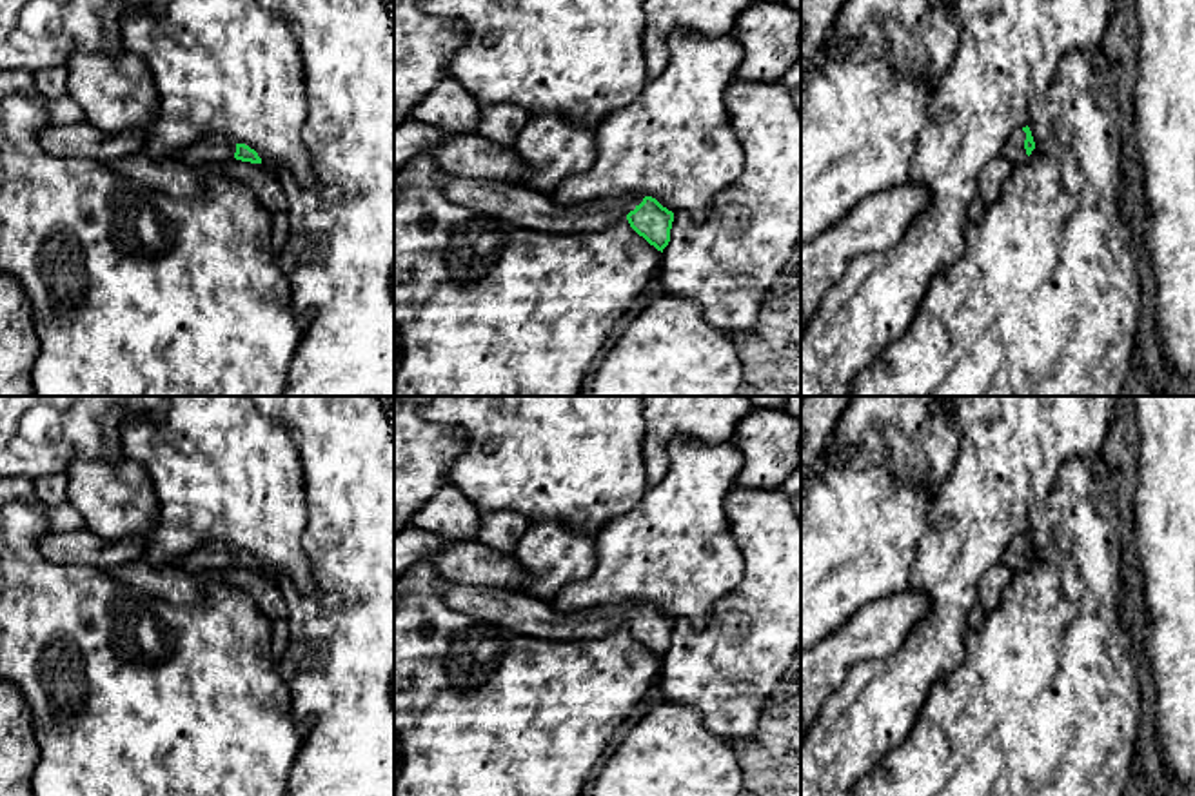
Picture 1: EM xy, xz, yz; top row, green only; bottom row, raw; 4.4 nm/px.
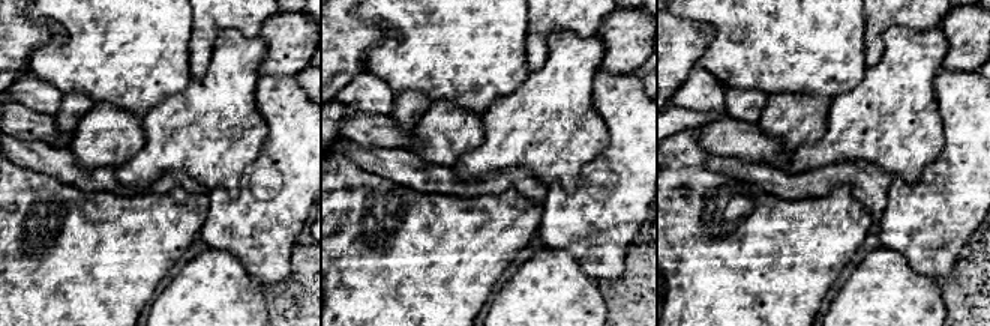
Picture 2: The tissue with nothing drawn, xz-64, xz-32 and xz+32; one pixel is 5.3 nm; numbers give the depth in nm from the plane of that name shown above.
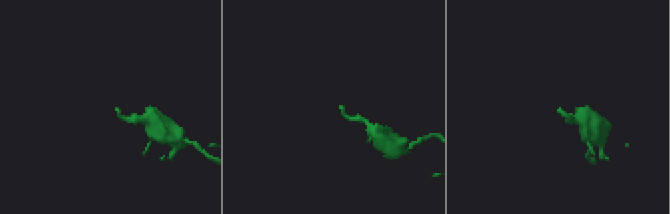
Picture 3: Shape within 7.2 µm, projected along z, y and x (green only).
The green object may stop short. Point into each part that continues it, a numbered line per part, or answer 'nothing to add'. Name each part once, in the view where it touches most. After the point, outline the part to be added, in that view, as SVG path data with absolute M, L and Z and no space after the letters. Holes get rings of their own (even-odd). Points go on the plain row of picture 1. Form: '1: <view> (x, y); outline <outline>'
1: yz (1014, 557); outline M1017 536L1006 549L1001 563L1008 565L1013 572L1026 567L1026 556L1024 556L1026 540L1022 536Z

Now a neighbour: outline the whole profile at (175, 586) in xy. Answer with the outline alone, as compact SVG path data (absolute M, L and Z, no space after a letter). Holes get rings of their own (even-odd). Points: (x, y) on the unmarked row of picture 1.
M134 560L107 572L120 583L174 605L203 603L211 583L227 583L249 594L271 622L287 620L289 614L283 592L274 578L262 571L236 567L234 563L225 569L191 574L176 565L156 569L147 560Z

